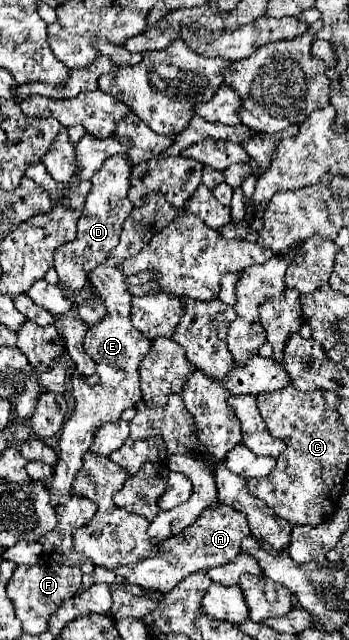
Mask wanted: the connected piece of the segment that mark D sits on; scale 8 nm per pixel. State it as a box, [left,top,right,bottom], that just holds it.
[55,154,133,290]

